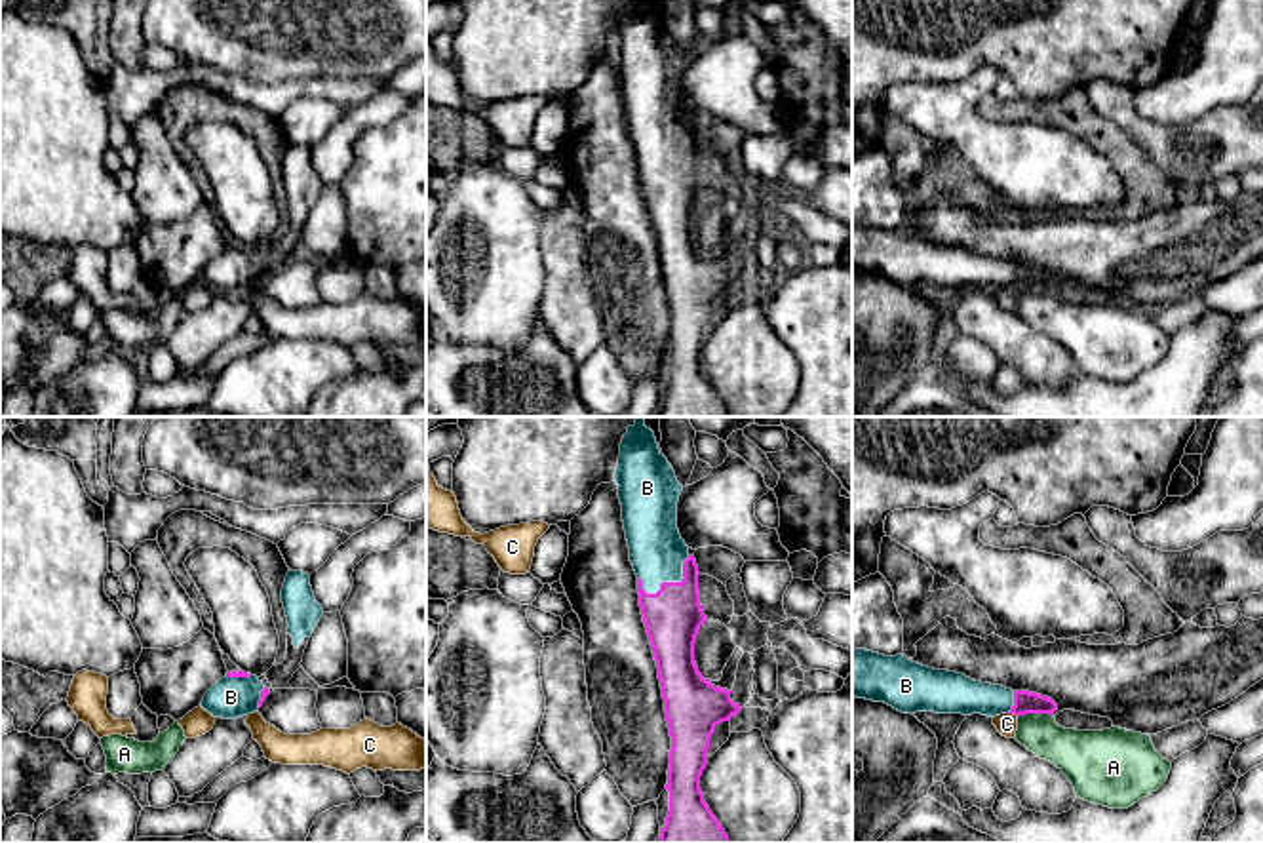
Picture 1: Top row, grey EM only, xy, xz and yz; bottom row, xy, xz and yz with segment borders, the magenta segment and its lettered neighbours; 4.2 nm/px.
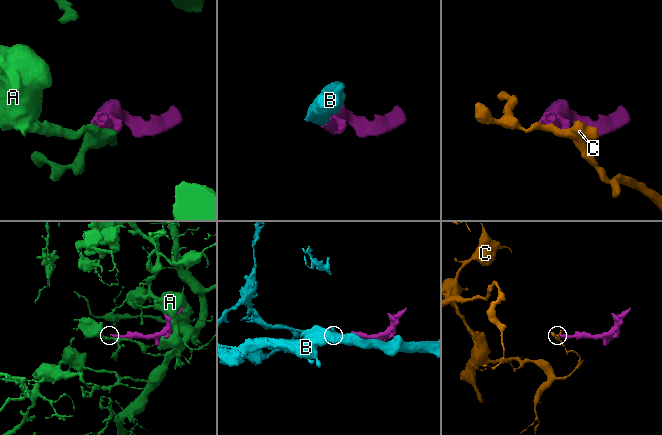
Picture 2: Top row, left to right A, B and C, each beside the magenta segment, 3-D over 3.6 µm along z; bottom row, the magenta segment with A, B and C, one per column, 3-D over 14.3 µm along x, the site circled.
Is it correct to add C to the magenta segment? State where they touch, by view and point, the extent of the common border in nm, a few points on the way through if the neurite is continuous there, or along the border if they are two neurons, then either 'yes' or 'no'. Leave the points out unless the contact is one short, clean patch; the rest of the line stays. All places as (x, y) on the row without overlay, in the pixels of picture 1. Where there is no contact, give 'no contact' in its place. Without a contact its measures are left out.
meets magenta in yz at (1014, 288); contact 50 nm long; border along yz (1009, 286), (1018, 290); no

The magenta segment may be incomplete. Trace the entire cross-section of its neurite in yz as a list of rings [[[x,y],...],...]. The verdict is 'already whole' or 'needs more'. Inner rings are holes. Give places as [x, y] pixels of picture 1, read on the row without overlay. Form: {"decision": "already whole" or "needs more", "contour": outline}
{"decision": "needs more", "contour": [[[852,223],[852,270],[884,276],[902,287],[1050,287],[1058,278],[1042,268],[981,257],[964,247],[934,244],[904,228]]]}

